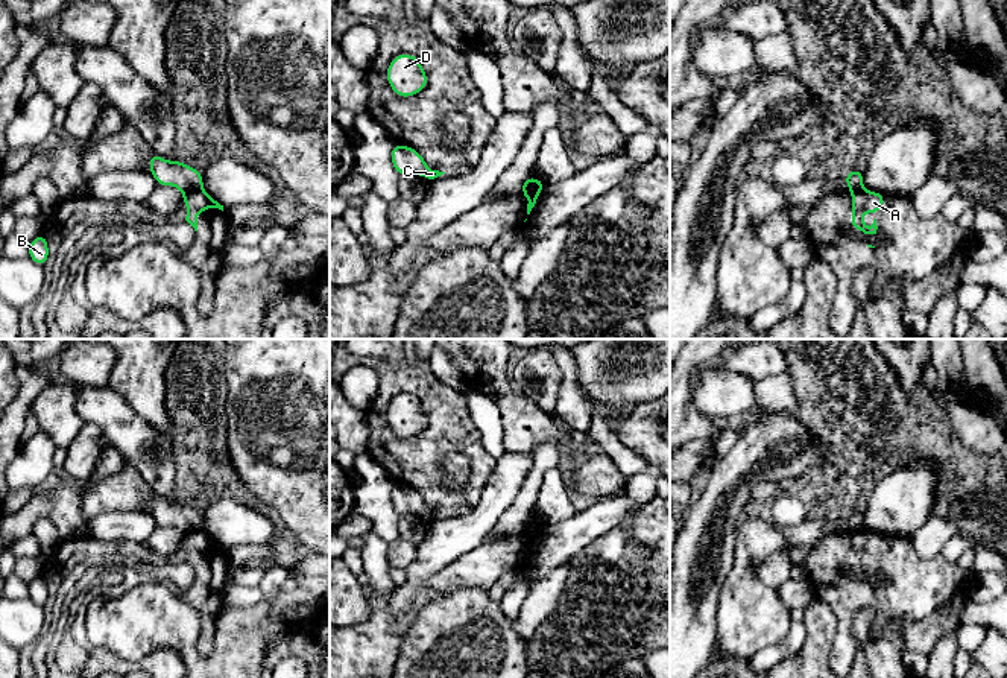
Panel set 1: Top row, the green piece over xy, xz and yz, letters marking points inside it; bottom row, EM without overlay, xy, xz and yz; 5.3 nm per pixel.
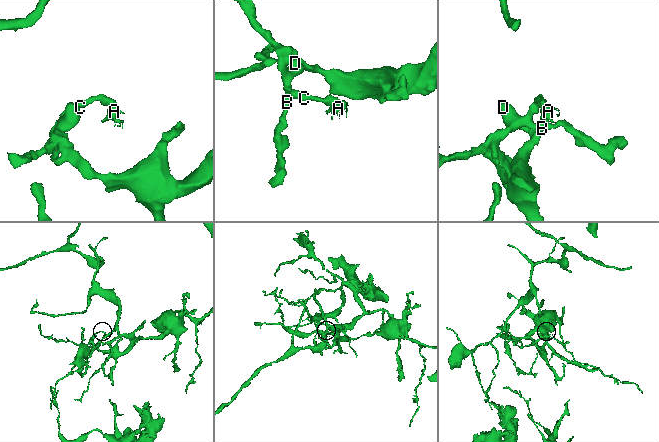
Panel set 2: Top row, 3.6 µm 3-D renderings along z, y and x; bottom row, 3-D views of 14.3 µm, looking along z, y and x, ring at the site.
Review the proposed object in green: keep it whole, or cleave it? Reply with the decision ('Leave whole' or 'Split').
Split

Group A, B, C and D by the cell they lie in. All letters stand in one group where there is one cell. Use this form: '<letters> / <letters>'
A / B C D

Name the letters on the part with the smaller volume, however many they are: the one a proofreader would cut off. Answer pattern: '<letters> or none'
A

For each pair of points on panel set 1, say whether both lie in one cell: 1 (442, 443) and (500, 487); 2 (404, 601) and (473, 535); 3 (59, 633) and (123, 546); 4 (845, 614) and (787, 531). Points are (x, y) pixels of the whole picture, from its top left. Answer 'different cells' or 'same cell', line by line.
1: different cells
2: same cell
3: same cell
4: different cells

